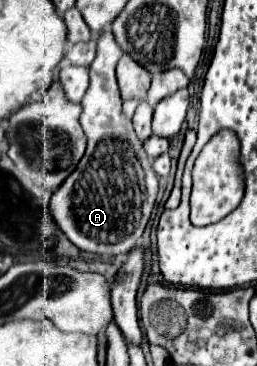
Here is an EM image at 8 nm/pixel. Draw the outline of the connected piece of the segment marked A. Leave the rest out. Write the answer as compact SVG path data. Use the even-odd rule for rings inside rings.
M110 30L98 36L96 58L90 64L90 86L82 98L80 124L88 136L88 148L78 168L54 192L50 210L68 236L84 252L118 256L130 252L150 220L158 194L158 176L148 164L142 140L138 140L132 122L122 114L122 98L116 82L116 62L122 50Z

